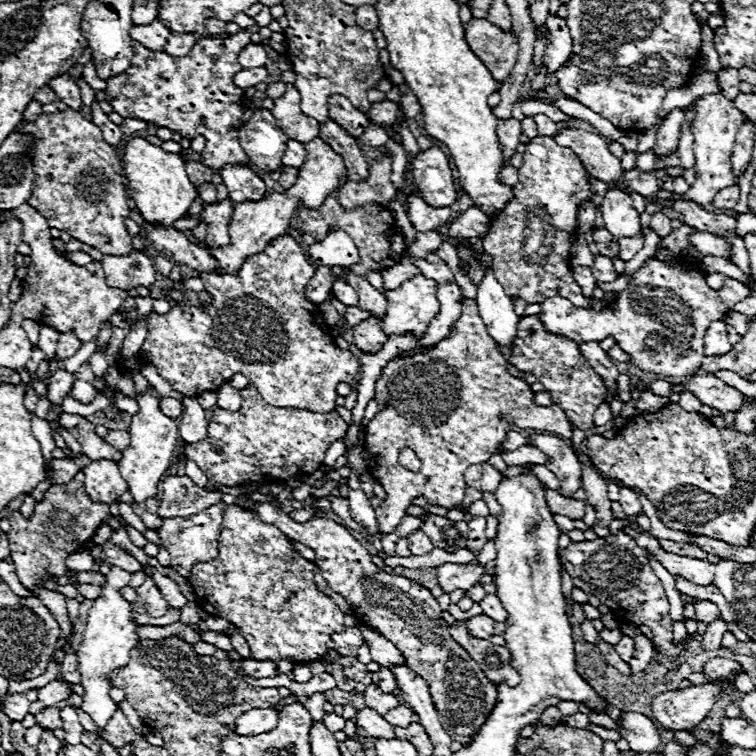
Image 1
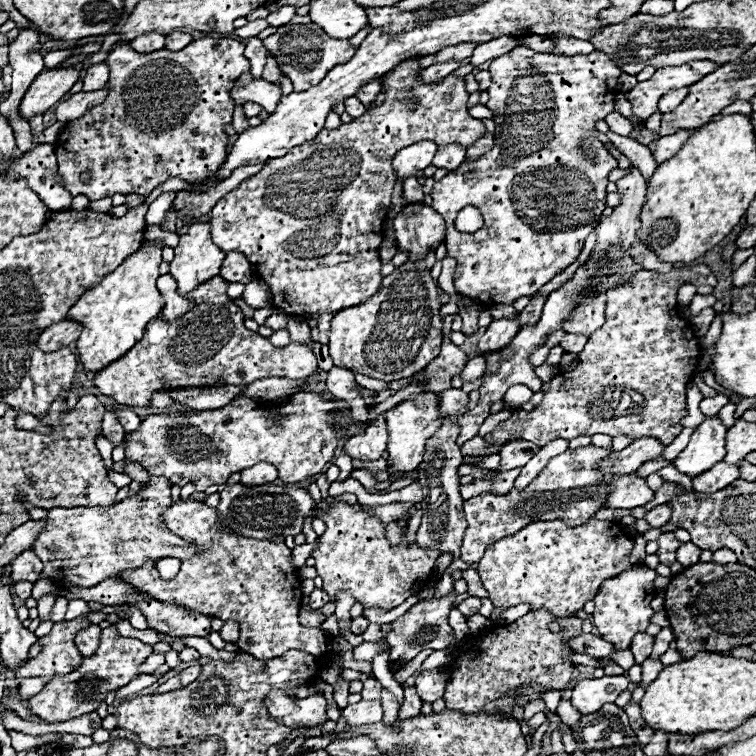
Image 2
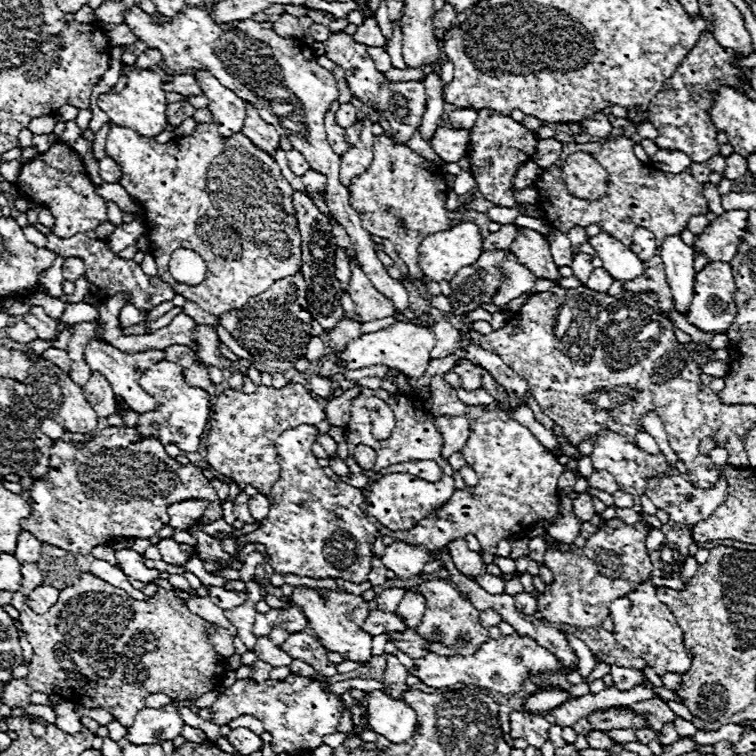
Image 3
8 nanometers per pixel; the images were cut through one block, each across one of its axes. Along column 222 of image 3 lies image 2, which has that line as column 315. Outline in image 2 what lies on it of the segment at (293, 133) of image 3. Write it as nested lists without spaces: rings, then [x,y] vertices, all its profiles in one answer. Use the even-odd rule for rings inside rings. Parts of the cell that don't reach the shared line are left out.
[[[294,16],[286,26],[280,26],[276,34],[268,36],[264,40],[264,46],[268,52],[272,52],[272,56],[276,56],[282,74],[292,80],[294,92],[304,92],[304,88],[318,84],[328,70],[332,70],[336,64],[344,64],[344,60],[350,60],[356,52],[350,40],[332,40],[308,16]]]

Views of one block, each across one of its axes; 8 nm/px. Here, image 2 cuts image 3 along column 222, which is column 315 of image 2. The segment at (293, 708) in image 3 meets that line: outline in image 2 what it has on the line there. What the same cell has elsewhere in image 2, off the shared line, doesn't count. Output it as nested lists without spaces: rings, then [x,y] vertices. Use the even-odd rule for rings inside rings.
[[[268,692],[264,704],[268,704],[268,714],[274,720],[280,720],[280,724],[286,724],[288,728],[310,728],[328,720],[326,698],[320,694],[302,700],[292,700],[290,696],[284,696],[284,692]]]

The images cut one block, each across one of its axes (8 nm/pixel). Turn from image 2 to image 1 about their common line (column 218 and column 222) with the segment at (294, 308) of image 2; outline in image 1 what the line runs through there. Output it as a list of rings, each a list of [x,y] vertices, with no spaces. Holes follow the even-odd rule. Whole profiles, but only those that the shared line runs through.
[[[230,198],[204,206],[198,220],[208,226],[208,234],[206,234],[208,248],[222,248],[230,244],[228,228],[230,228],[232,214],[234,214],[234,202]]]

